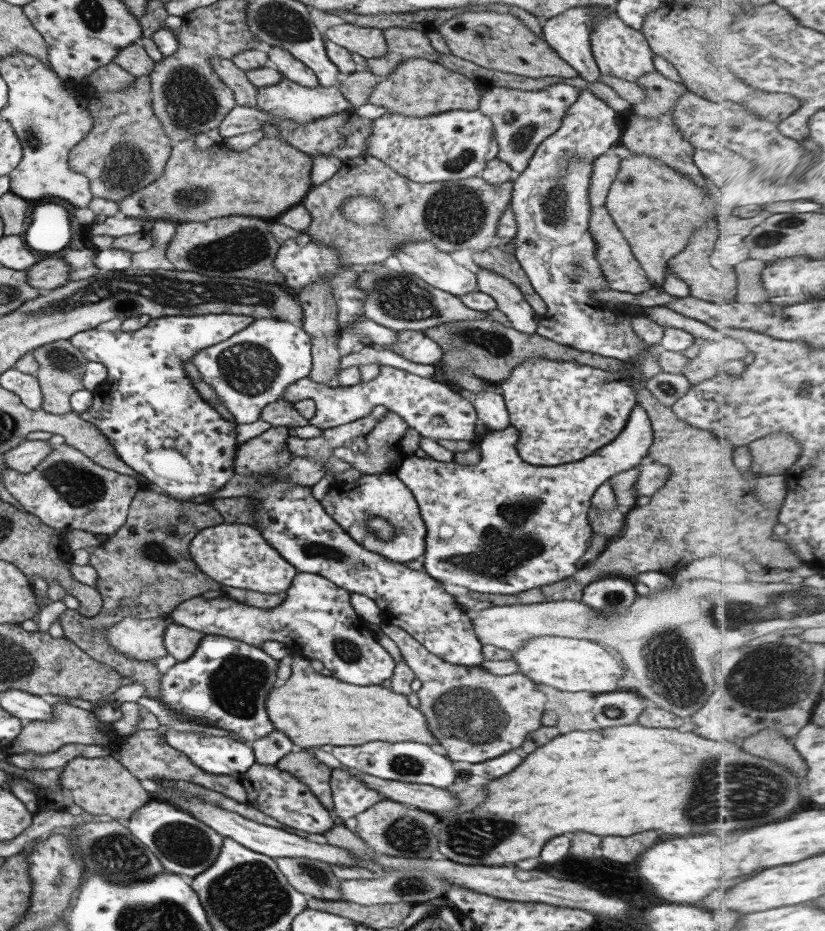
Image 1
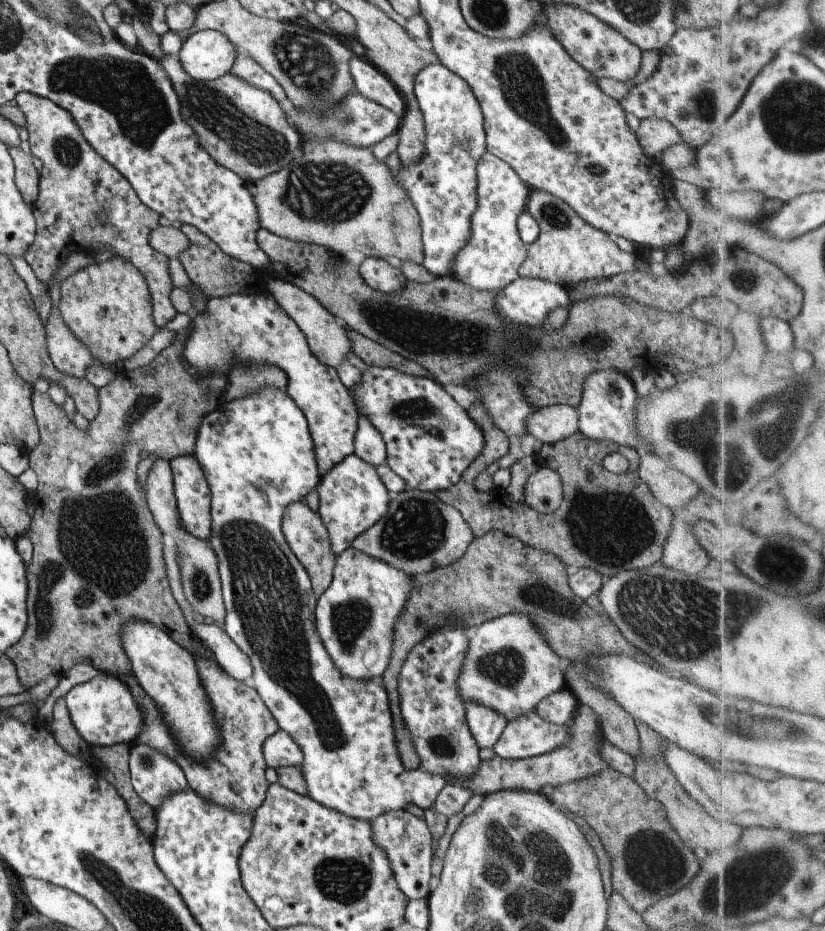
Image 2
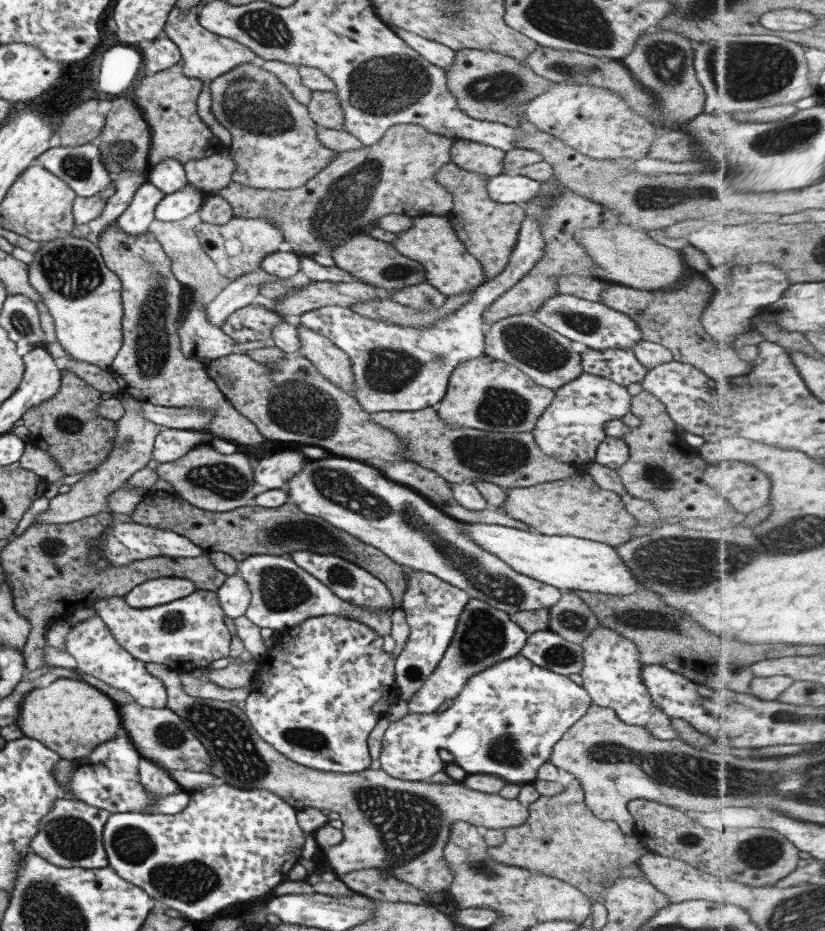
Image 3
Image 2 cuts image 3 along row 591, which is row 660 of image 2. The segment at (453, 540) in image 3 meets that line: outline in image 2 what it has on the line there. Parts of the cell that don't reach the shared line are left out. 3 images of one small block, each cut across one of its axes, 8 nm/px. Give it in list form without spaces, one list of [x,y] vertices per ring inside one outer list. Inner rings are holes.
[[[507,613],[488,619],[470,631],[465,662],[457,678],[457,696],[462,704],[481,702],[506,721],[517,718],[546,696],[565,688],[562,660],[545,642],[545,634],[522,613]]]

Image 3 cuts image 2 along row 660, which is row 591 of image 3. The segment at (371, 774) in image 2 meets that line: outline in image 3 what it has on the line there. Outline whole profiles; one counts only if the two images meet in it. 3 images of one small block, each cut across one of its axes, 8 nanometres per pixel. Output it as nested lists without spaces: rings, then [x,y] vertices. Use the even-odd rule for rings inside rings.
[[[254,554],[241,560],[239,574],[247,583],[250,592],[250,603],[244,612],[255,626],[273,630],[287,629],[297,626],[311,617],[325,614],[337,614],[351,618],[368,626],[381,636],[390,634],[390,614],[385,611],[374,612],[373,609],[362,609],[360,606],[341,600],[322,582],[311,576],[291,559],[279,555]]]

